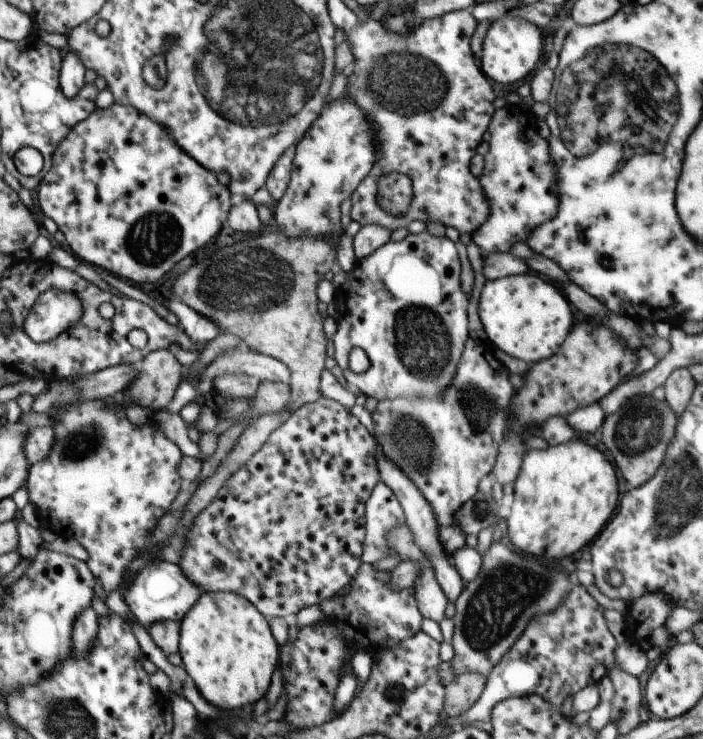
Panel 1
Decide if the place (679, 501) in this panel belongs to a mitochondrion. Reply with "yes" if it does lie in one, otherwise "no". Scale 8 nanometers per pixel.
yes

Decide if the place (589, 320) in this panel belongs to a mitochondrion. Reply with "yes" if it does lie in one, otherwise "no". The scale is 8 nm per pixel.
no

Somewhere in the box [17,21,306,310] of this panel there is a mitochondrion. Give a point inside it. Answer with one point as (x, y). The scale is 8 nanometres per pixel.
(143, 243)

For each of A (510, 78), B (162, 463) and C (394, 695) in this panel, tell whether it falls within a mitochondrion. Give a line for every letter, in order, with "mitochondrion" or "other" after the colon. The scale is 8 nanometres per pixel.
A: other
B: other
C: mitochondrion

